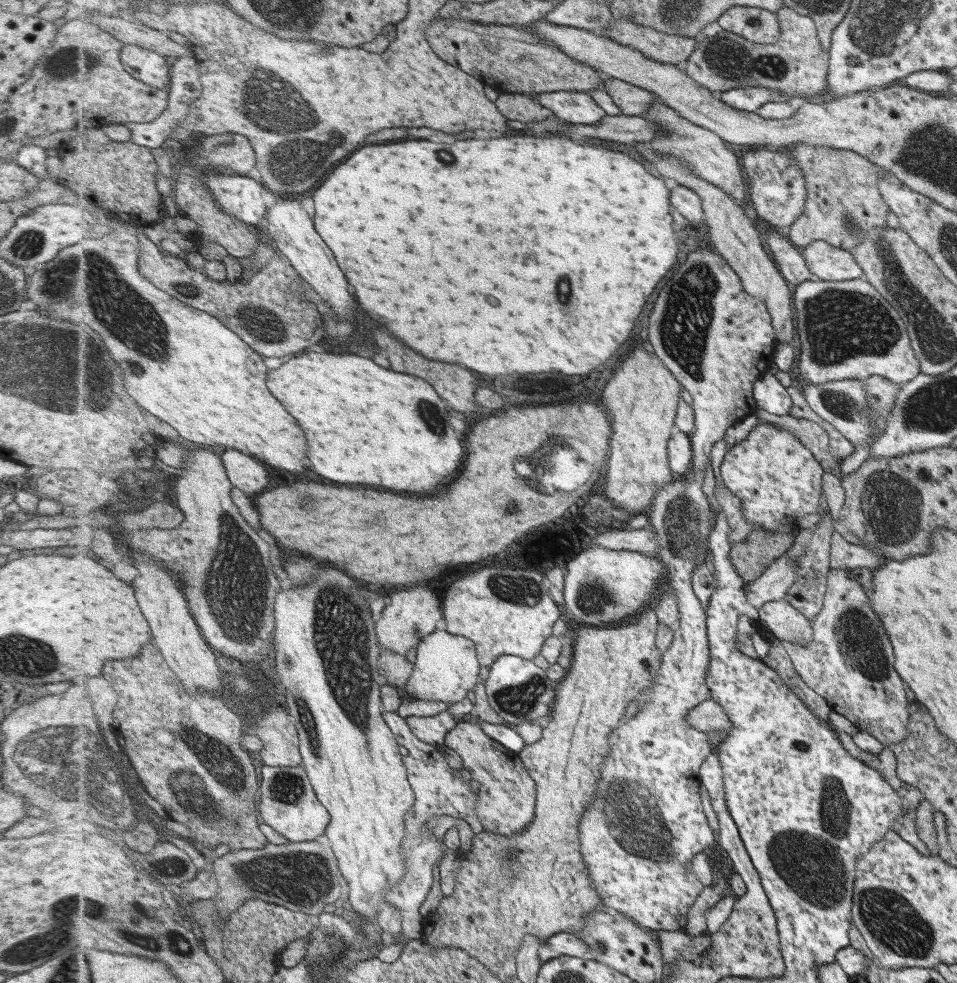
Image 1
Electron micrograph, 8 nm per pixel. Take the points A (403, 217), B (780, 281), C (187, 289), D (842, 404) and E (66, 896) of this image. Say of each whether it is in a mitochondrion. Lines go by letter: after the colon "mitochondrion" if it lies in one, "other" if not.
A: other
B: other
C: mitochondrion
D: mitochondrion
E: mitochondrion

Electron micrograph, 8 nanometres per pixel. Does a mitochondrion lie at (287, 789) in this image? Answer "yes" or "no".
yes

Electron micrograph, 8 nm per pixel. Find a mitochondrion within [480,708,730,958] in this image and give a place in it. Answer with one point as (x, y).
(632, 820)

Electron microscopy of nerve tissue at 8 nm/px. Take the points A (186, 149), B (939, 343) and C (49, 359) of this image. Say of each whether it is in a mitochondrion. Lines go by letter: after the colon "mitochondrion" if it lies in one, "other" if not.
A: other
B: mitochondrion
C: mitochondrion

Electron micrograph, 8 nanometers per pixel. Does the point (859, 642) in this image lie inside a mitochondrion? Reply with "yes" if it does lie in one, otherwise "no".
yes

